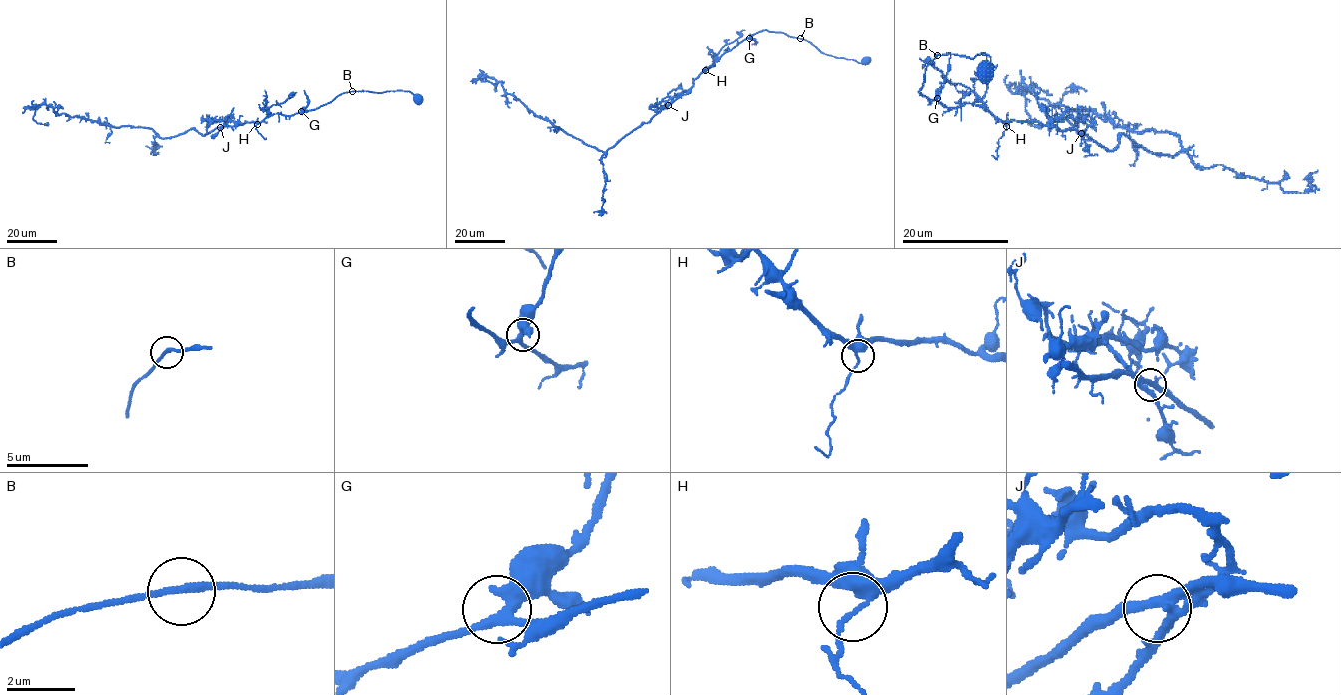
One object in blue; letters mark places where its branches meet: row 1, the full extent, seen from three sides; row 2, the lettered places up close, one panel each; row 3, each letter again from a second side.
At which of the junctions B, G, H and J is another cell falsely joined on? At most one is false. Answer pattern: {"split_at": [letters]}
{"split_at": []}

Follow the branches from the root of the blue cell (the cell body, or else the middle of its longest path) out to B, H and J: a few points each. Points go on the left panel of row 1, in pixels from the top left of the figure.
B: (419, 100), (406, 91), (352, 91)
H: (419, 100), (406, 91), (349, 91), (316, 109), (291, 115), (268, 115), (257, 124)
J: (419, 100), (406, 91), (349, 91), (306, 112), (291, 115), (273, 113), (260, 122), (220, 127)

